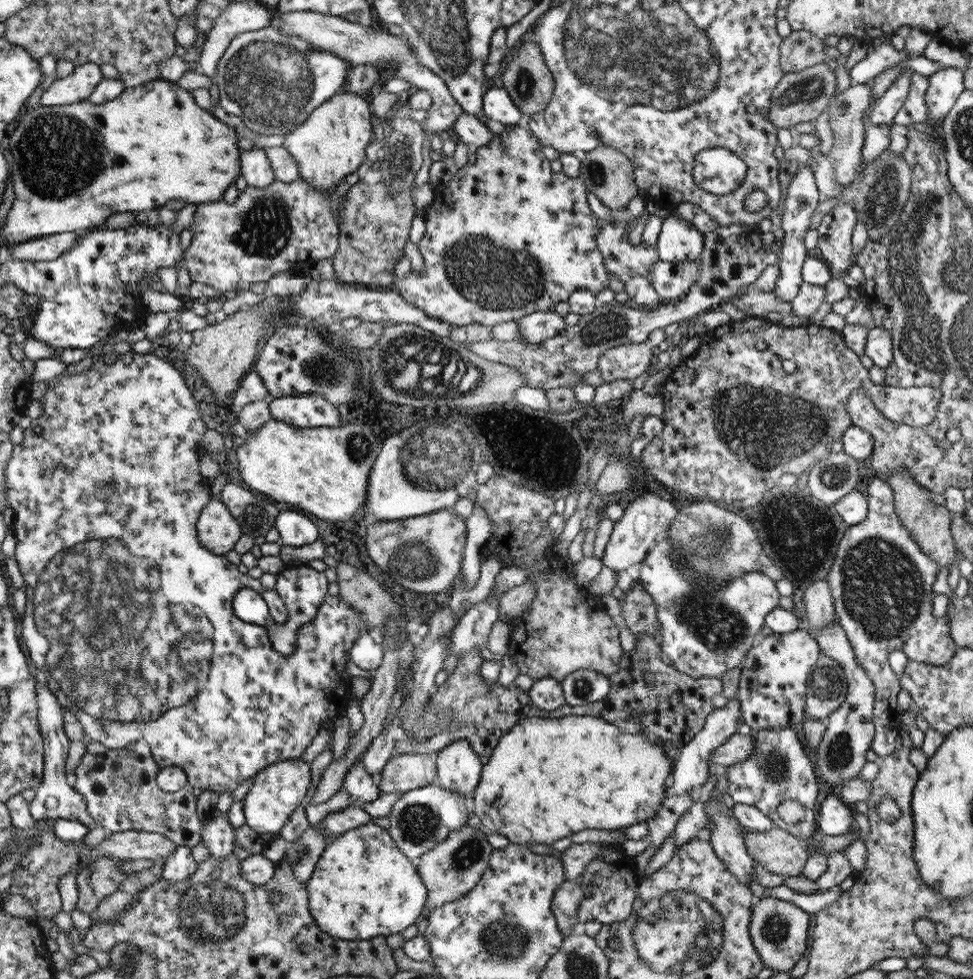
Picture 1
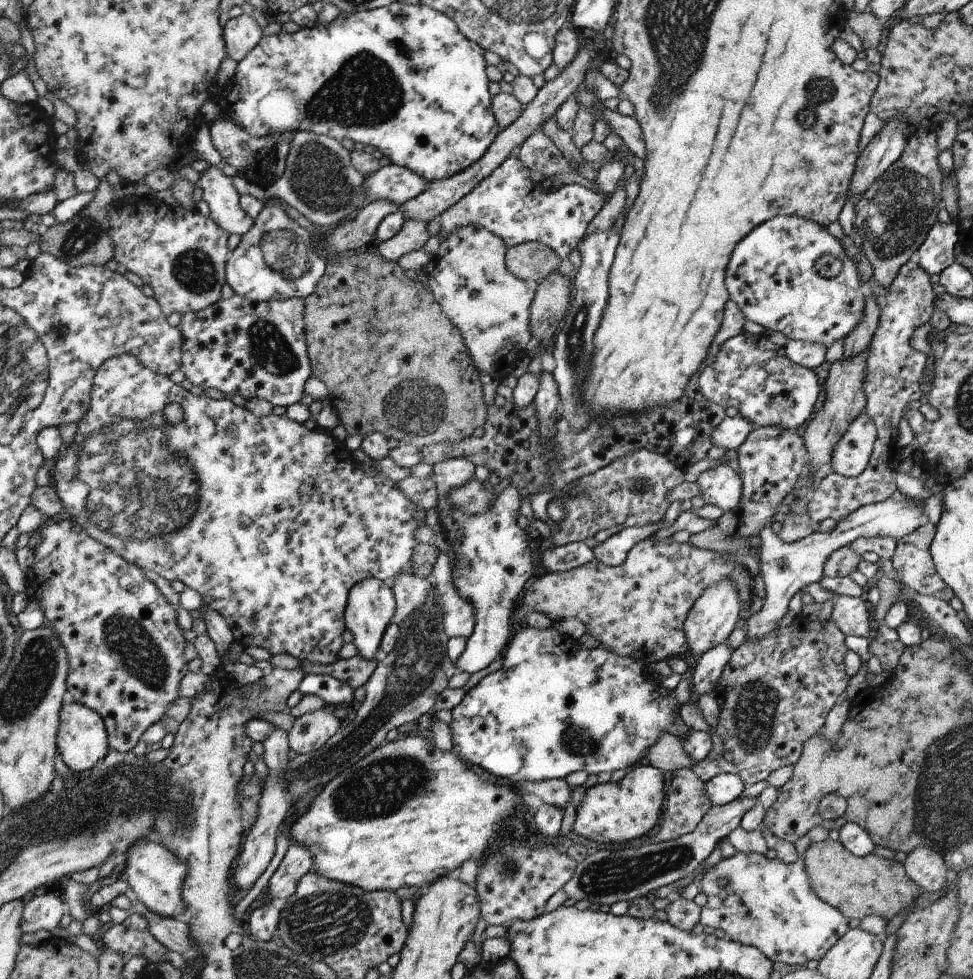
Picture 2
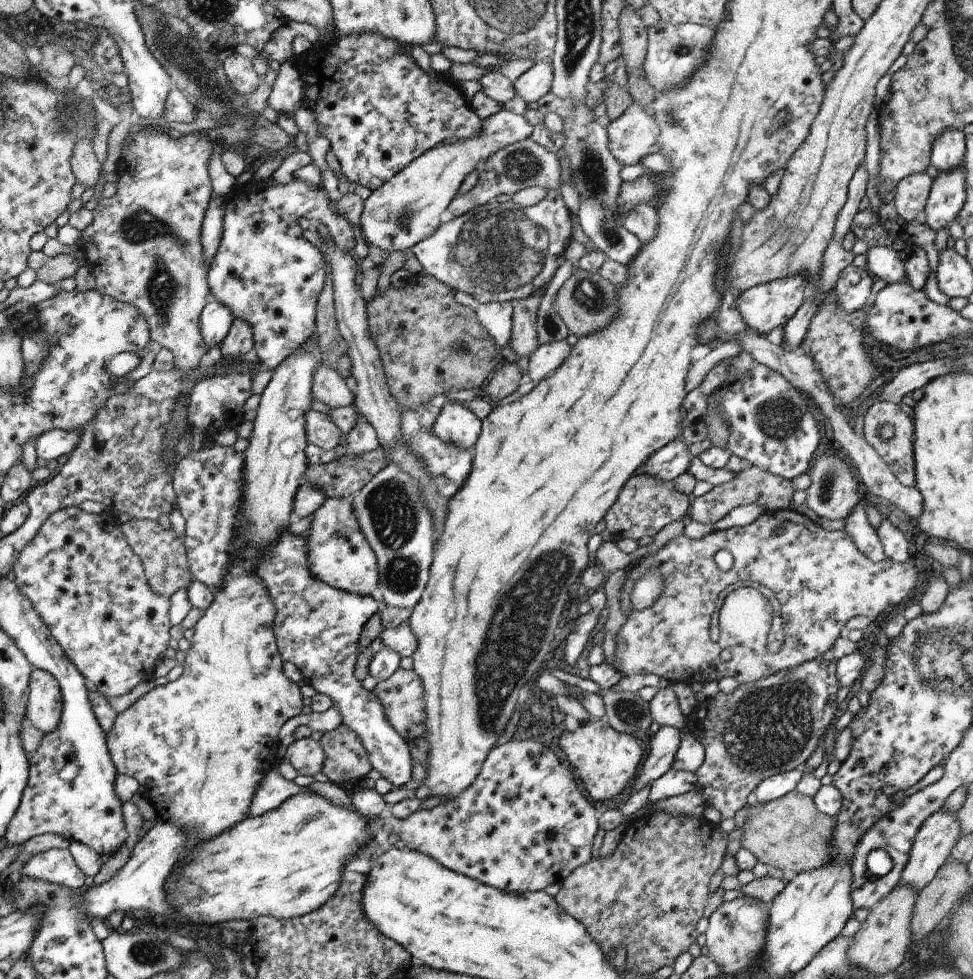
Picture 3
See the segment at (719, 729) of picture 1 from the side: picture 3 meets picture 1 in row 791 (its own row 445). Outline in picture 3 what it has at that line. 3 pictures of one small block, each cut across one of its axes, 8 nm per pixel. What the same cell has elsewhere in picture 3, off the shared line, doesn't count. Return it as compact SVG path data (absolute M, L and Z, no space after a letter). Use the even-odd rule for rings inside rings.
M670 441L648 457L638 473L645 472L648 476L654 476L656 480L670 482L679 474L687 472L691 458L689 446L680 441Z

